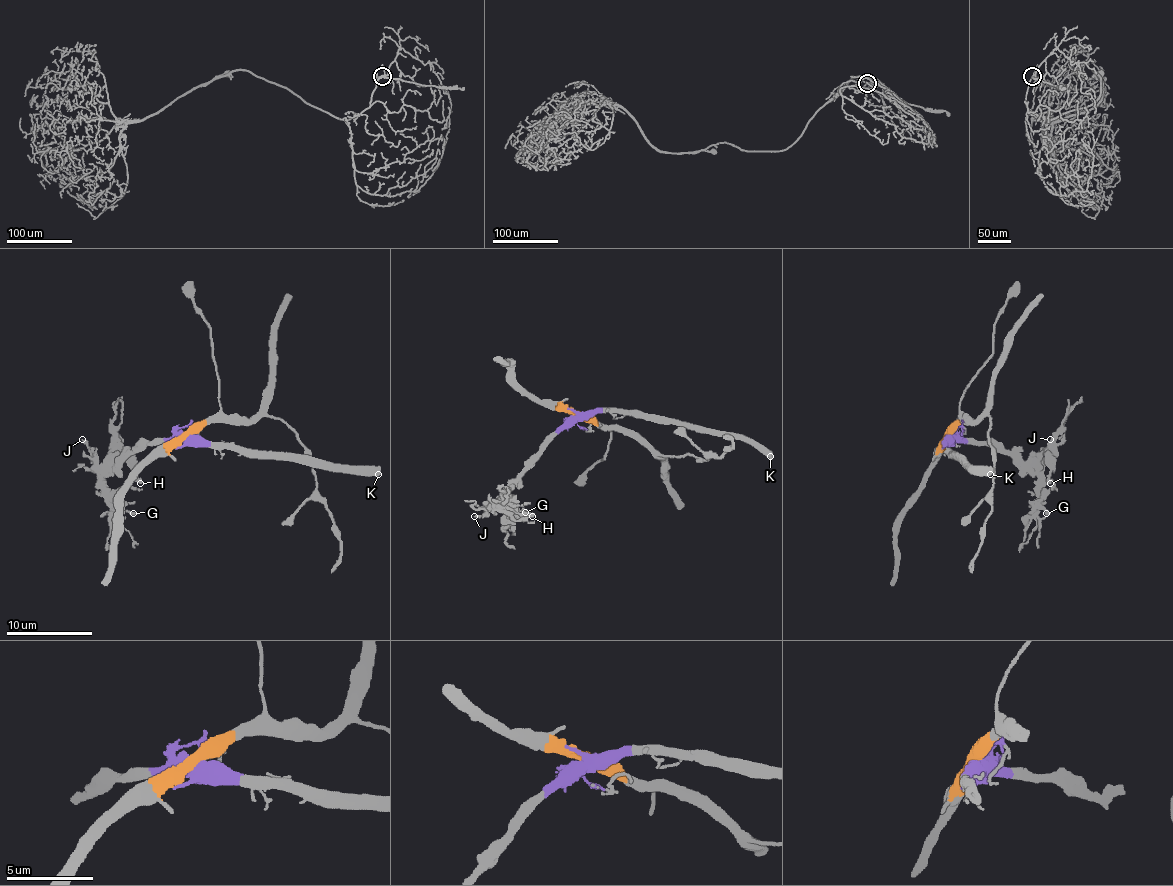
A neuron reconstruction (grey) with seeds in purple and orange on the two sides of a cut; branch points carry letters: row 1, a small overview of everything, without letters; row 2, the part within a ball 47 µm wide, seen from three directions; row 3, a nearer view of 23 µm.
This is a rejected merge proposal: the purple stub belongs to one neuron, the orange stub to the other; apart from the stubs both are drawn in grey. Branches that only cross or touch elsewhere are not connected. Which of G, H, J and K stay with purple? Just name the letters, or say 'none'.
G, H, J, K

